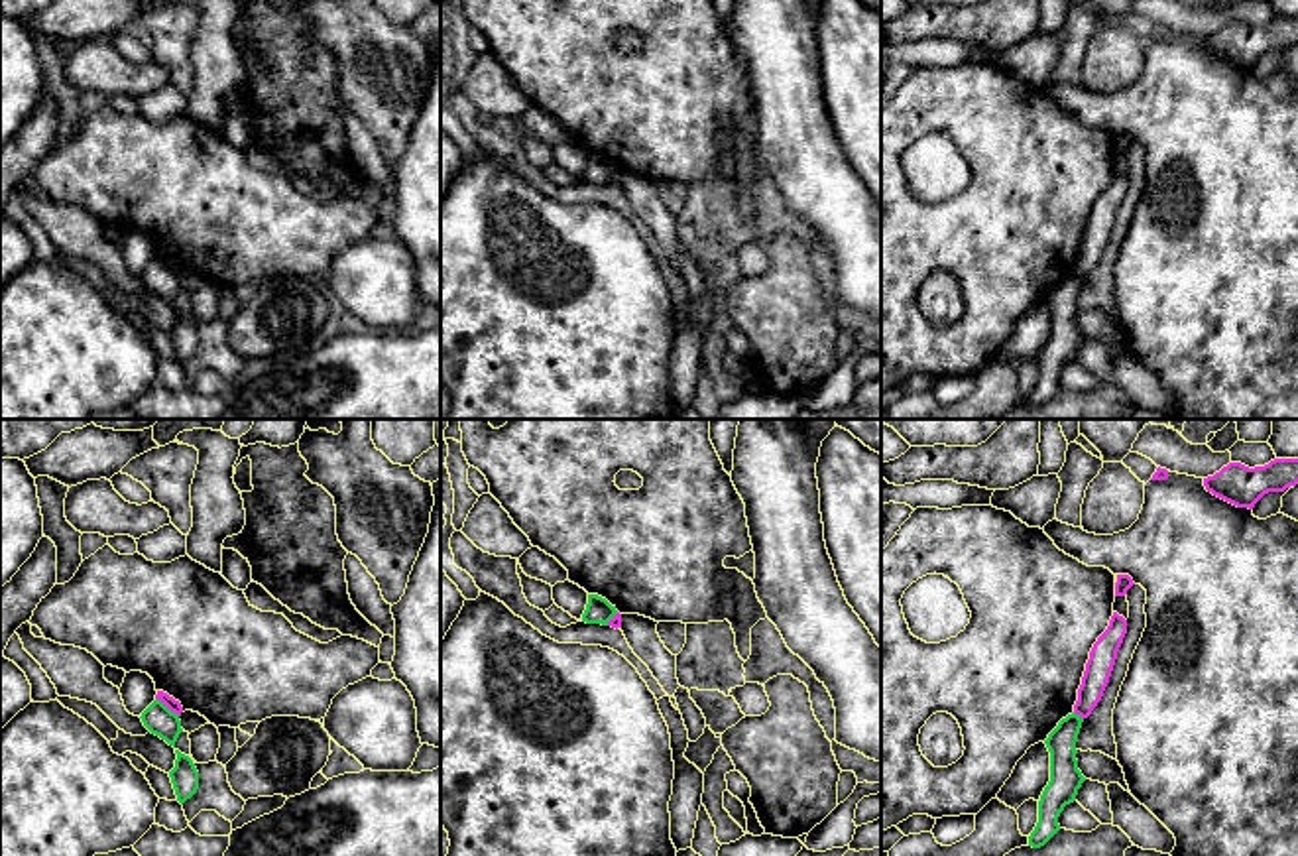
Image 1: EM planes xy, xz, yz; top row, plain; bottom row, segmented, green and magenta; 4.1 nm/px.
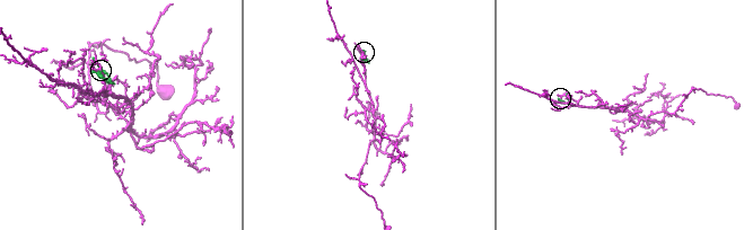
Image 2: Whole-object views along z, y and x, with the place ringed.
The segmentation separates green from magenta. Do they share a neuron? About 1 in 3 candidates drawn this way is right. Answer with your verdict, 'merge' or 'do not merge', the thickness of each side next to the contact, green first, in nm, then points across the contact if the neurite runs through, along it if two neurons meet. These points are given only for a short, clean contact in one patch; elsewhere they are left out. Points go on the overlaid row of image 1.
do not merge; calibres 120 and 50 nm; border xy (156, 697), (179, 715)

